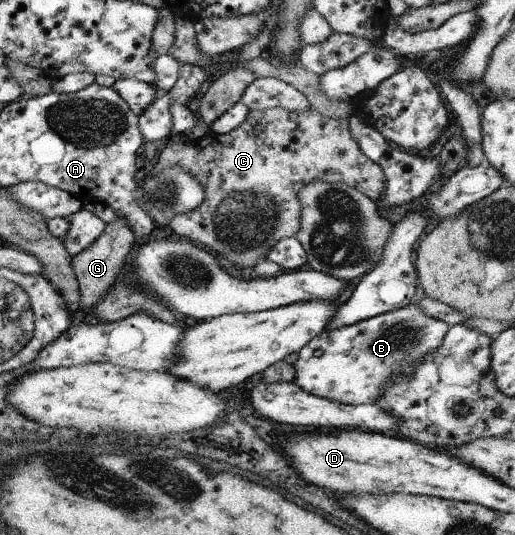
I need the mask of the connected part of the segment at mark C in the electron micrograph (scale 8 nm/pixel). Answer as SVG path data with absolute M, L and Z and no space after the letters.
M311 106L305 112L292 112L280 107L259 111L253 109L247 114L247 120L232 132L209 132L193 142L173 139L163 150L159 160L150 166L150 173L155 174L171 166L179 166L181 170L185 170L185 174L189 172L189 176L193 176L197 184L203 186L205 194L199 208L171 218L171 231L193 240L213 254L221 254L241 268L256 267L267 256L267 250L271 250L279 240L297 234L301 222L299 192L309 182L321 180L344 183L376 202L379 194L385 191L387 181L381 166L361 151L357 140L351 135L347 118L327 118Z

